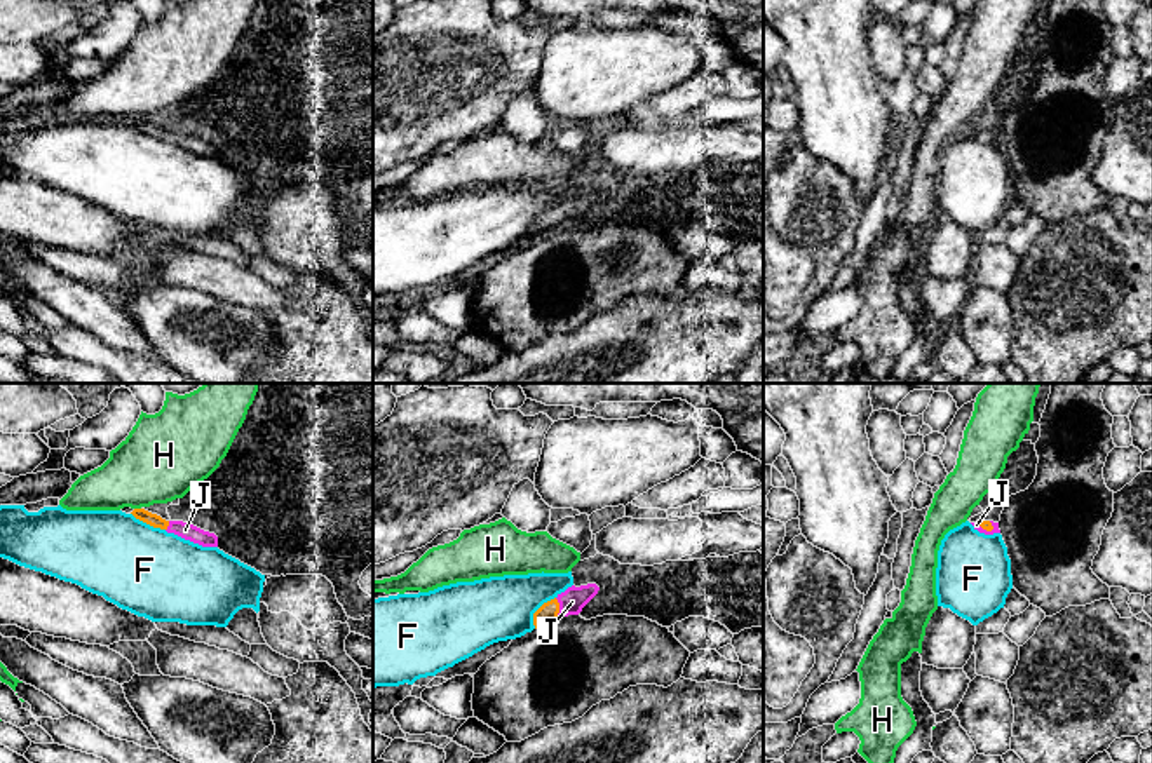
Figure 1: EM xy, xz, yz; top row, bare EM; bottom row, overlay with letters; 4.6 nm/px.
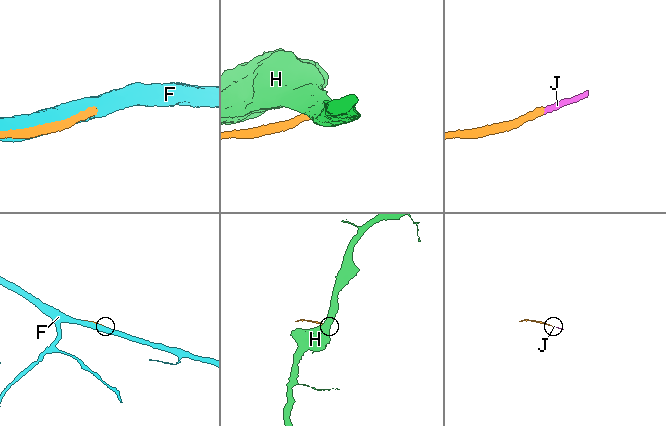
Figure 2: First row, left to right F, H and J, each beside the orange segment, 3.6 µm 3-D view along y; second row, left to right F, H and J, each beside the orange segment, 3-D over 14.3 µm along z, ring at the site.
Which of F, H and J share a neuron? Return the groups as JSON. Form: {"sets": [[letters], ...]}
{"sets": [["F"], ["H"], ["J"]]}

